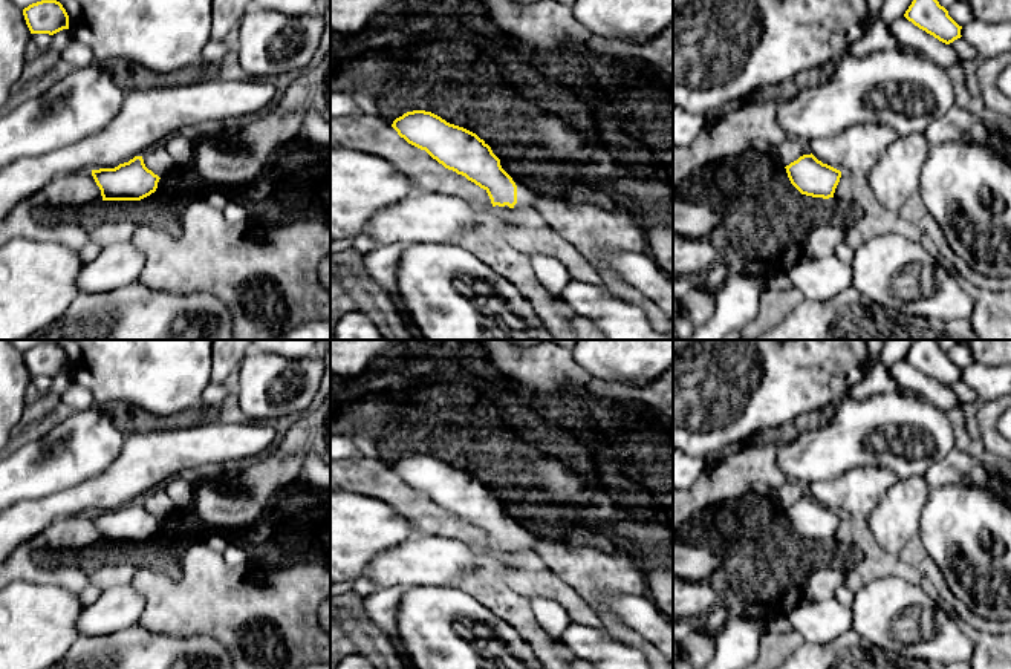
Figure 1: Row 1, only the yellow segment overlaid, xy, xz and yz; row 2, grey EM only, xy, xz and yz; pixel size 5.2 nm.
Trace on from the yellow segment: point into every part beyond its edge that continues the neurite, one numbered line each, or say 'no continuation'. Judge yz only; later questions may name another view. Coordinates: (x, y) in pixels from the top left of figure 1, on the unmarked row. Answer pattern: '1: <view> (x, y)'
no continuation

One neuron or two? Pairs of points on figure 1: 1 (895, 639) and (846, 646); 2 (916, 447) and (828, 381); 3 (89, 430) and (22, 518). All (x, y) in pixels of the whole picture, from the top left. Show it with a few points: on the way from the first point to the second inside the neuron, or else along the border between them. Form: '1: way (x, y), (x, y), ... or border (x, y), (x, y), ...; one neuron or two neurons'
1: border (851, 629), (874, 645), (893, 652); two neurons
2: border (845, 397), (835, 404); two neurons
3: border (72, 484), (43, 496), (20, 499), (16, 504); two neurons

